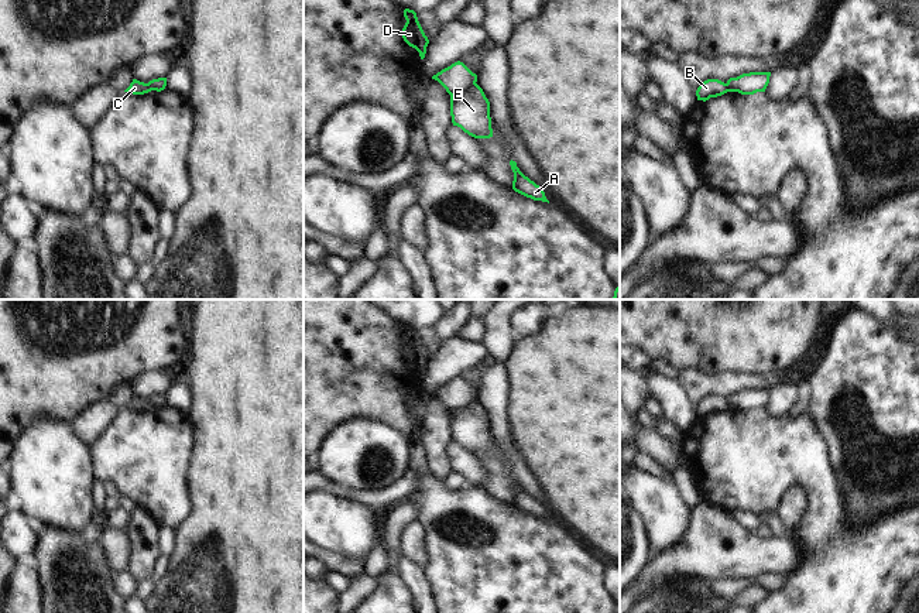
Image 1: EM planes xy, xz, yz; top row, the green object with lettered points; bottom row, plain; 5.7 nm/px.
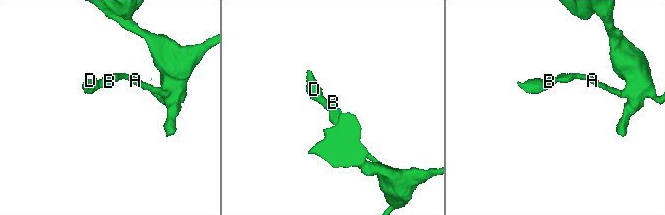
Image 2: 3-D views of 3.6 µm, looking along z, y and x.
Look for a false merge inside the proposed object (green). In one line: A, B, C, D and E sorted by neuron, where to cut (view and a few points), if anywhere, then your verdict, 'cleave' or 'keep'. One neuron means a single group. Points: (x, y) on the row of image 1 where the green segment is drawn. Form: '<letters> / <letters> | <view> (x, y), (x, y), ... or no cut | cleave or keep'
A E / B C D | xz (475, 82), (451, 95) | cleave

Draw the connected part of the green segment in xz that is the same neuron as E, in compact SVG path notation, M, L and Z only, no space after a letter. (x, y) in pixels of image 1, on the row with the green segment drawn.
M477 83L450 95L450 116L453 126L460 127L469 136L493 137L490 102Z

